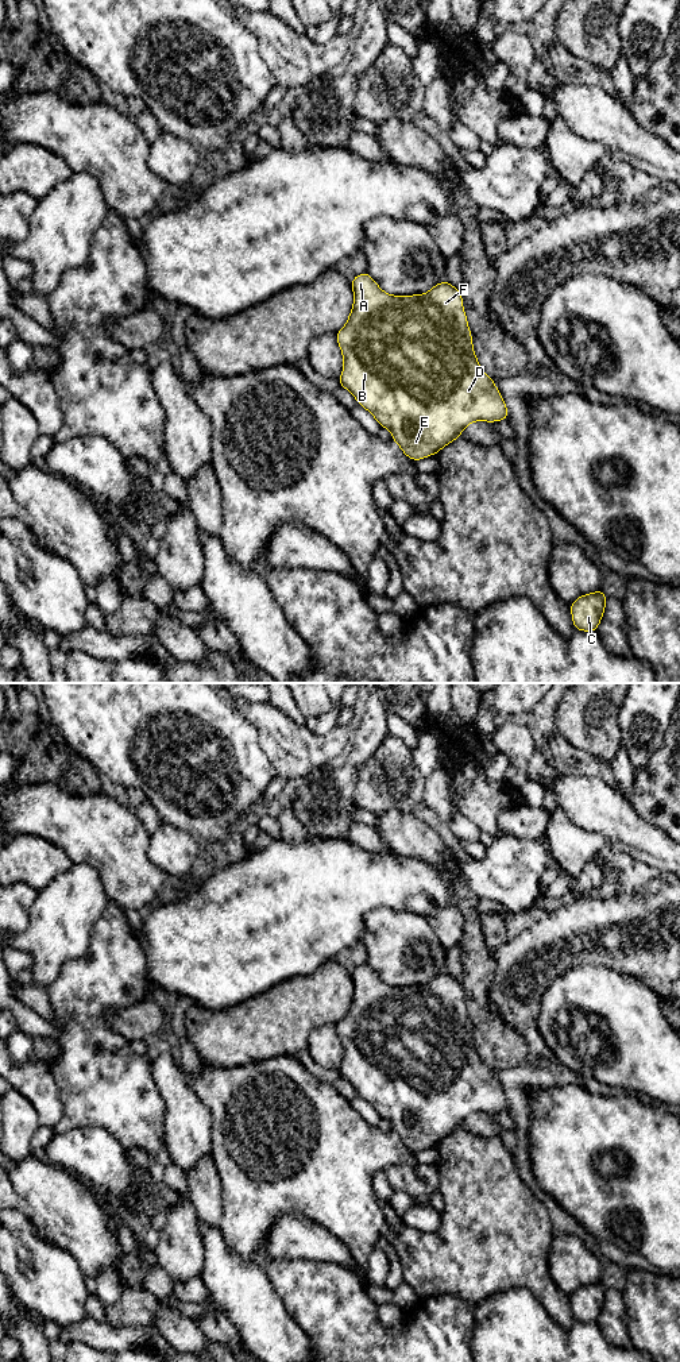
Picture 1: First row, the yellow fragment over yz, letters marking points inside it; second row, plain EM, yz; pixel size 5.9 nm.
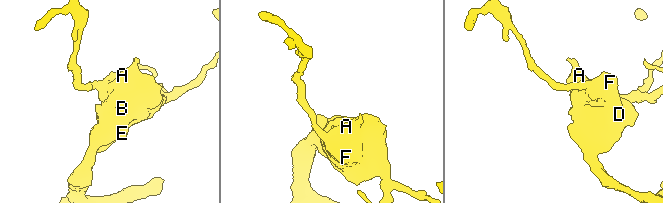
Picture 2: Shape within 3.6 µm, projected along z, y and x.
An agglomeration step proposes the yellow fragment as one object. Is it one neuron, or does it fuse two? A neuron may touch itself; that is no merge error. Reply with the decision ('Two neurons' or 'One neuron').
One neuron

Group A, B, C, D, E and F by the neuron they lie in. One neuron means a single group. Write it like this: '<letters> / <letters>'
A B C D E F

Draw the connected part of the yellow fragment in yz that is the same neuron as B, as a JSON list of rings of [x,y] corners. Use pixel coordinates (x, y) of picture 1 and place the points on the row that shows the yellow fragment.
[[[367,271],[355,275],[351,286],[353,306],[348,321],[336,333],[344,366],[337,383],[352,393],[380,428],[391,431],[391,440],[398,443],[409,459],[417,462],[438,454],[451,441],[460,439],[464,428],[474,421],[497,423],[509,418],[509,409],[494,379],[480,369],[474,352],[460,289],[445,279],[425,294],[391,296]]]

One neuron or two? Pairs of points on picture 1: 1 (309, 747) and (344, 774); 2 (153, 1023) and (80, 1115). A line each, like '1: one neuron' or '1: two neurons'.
1: two neurons
2: two neurons

